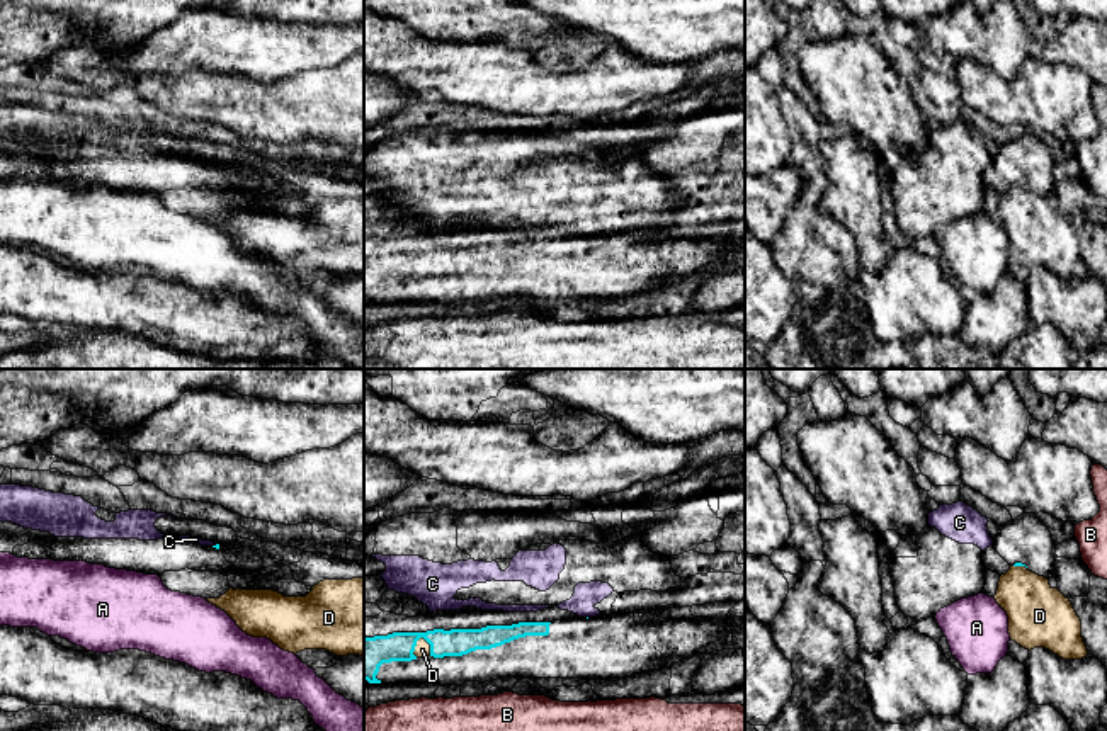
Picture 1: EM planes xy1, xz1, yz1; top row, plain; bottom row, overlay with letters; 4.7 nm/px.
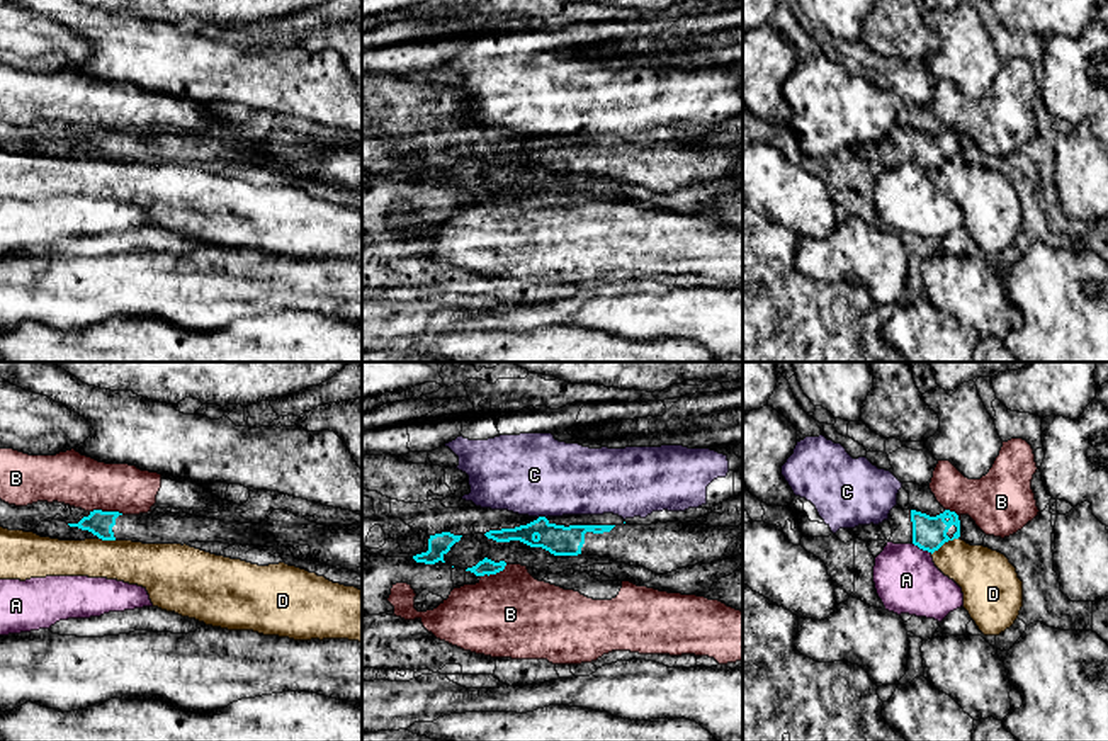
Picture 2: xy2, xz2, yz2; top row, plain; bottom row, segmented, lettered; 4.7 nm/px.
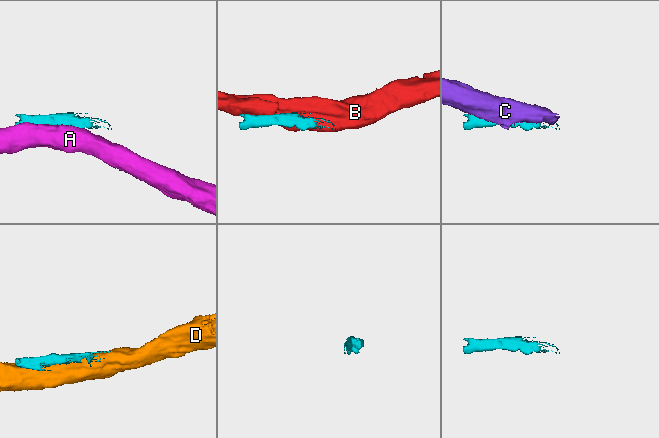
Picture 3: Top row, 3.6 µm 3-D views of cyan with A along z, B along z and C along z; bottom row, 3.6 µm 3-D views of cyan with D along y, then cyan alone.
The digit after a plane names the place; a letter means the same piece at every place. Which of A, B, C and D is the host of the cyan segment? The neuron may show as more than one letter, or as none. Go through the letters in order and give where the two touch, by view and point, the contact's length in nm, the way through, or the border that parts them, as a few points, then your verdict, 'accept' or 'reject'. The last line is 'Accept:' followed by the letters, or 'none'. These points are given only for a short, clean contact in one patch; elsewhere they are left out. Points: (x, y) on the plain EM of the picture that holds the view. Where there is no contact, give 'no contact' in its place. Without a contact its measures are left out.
A: yz2 (923, 169) | 110 nm | reject
B: xy2 (107, 131) | 160 nm | along xy2 (90, 130), (118, 130), (123, 133) | reject
C: xz2 (541, 136) | 50 nm | reject
D: xz1 (431, 266) | 110 nm | reject
Accept: none

